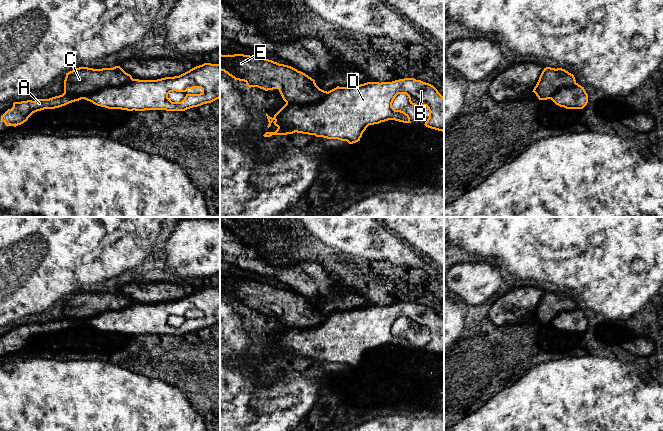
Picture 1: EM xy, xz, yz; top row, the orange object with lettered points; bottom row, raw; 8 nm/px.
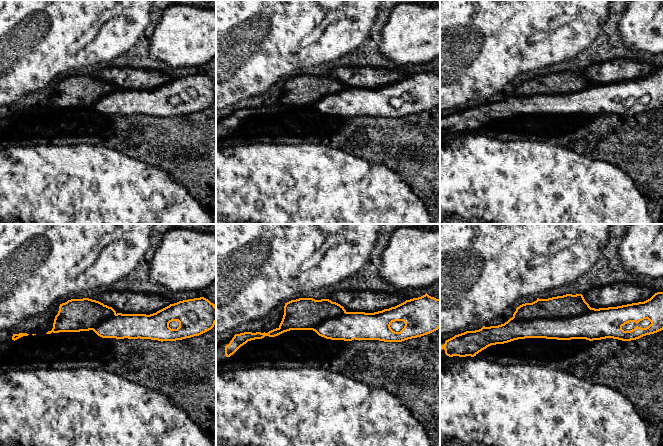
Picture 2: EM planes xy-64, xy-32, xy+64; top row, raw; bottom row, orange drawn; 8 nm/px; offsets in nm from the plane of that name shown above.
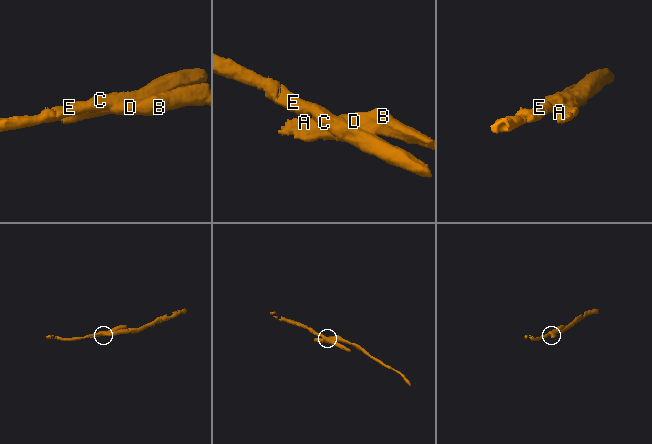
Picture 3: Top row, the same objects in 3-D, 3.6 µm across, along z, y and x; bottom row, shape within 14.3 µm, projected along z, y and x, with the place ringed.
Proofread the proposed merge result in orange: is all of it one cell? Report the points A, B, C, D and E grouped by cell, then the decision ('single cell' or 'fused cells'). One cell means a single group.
groups A B D / C E; fused cells

